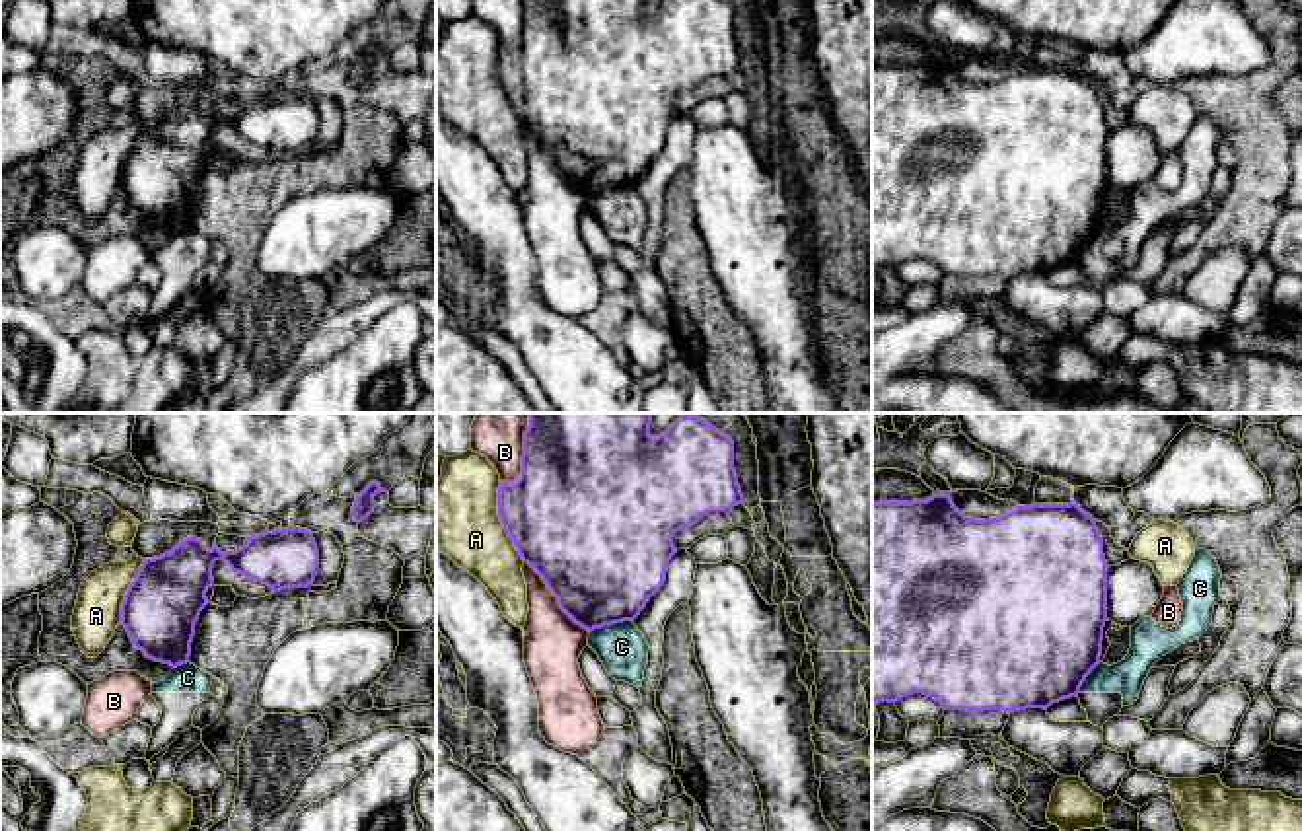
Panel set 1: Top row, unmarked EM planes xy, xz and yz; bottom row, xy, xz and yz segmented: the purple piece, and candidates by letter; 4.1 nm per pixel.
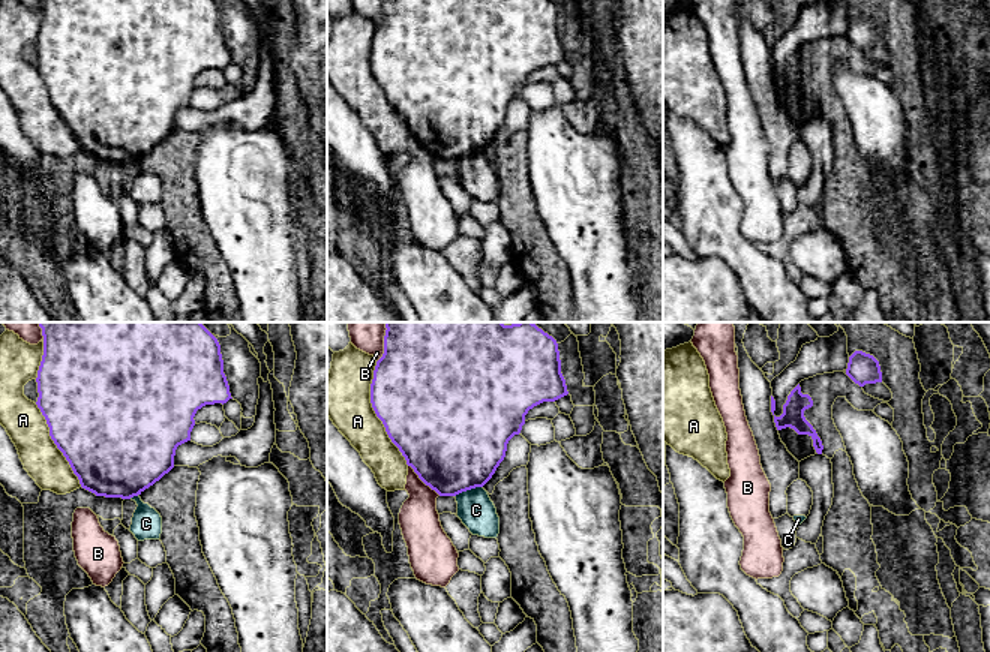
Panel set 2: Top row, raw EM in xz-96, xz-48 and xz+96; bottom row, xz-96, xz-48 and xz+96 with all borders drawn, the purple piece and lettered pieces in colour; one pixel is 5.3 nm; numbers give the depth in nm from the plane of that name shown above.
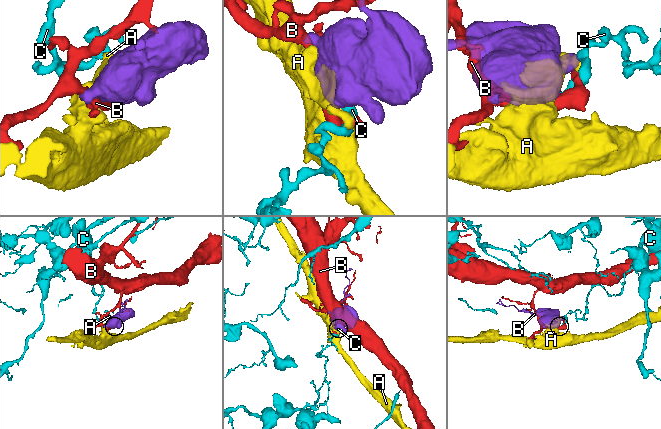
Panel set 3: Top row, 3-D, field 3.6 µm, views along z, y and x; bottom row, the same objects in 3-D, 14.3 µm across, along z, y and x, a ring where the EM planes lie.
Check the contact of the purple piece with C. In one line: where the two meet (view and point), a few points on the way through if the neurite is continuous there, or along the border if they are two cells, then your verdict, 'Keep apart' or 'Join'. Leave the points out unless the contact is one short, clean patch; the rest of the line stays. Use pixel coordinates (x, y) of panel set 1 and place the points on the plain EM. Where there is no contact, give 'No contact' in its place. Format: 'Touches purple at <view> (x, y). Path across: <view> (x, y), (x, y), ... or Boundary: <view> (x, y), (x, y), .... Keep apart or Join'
Touches purple at xz (610, 187). Boundary: xz (631, 183), (606, 187), (590, 197). Keep apart

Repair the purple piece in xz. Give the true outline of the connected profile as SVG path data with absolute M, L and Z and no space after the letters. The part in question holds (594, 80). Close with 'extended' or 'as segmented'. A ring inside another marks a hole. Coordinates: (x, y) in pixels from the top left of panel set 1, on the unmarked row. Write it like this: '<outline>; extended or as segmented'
M524 0L520 43L514 49L500 45L498 51L498 80L518 119L541 140L559 171L588 197L605 189L634 185L666 146L668 128L677 117L673 99L693 91L710 76L726 76L738 68L743 68L743 58L734 33L734 6L730 0Z; as segmented

